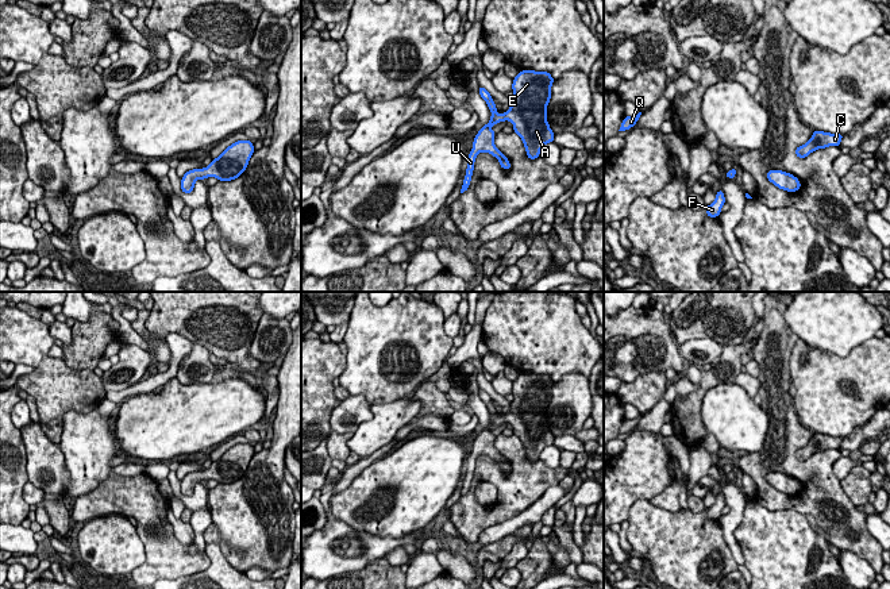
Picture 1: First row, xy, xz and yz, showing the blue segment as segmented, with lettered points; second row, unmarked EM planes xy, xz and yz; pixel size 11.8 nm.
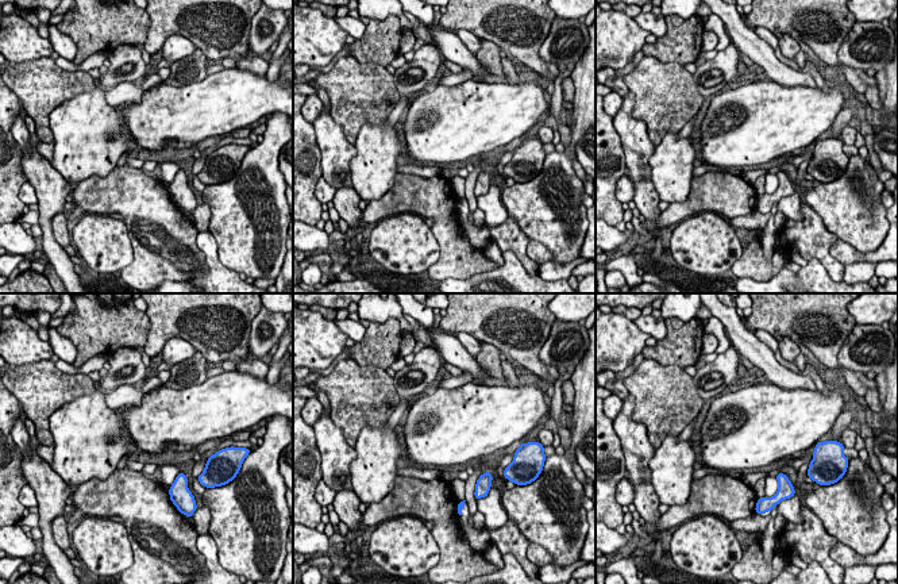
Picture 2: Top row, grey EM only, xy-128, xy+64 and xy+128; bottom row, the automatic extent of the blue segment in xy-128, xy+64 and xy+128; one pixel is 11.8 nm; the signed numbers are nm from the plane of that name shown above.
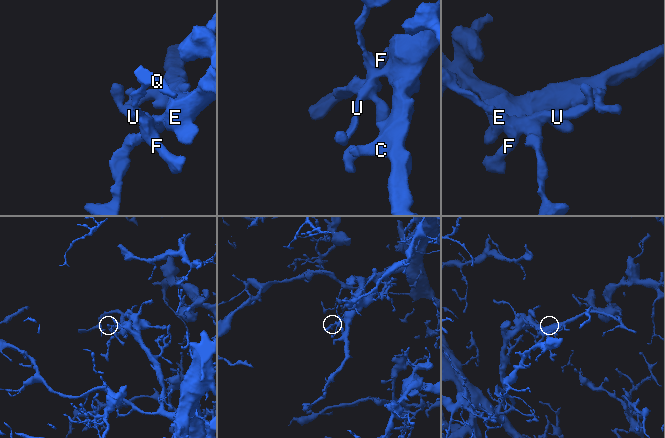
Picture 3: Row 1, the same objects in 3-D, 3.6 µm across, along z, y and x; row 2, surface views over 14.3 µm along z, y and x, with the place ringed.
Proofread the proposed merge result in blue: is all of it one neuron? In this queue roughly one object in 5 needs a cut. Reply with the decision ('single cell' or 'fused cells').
single cell

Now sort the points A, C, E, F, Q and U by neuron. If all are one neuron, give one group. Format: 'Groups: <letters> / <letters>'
Groups: A C E F Q U

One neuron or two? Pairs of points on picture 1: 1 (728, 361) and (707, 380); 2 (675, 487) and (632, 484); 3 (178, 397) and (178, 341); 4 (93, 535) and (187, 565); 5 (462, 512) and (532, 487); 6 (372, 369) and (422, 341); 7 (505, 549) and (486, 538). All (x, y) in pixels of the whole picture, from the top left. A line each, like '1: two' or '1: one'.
1: one
2: two
3: two
4: two
5: one
6: one
7: two

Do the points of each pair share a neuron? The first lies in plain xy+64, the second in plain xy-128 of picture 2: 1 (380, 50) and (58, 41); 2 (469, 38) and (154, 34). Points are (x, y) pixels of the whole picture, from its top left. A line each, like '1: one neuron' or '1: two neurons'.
1: two neurons
2: two neurons

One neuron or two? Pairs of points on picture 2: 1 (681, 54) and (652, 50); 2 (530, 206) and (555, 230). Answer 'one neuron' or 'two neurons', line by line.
1: one neuron
2: one neuron

